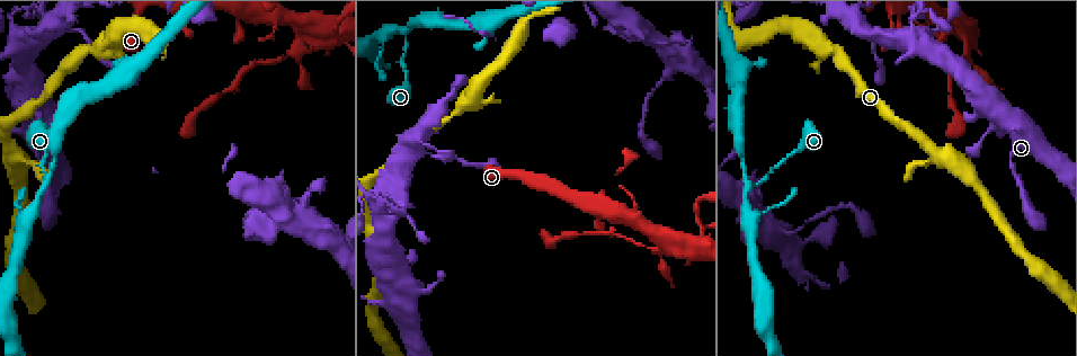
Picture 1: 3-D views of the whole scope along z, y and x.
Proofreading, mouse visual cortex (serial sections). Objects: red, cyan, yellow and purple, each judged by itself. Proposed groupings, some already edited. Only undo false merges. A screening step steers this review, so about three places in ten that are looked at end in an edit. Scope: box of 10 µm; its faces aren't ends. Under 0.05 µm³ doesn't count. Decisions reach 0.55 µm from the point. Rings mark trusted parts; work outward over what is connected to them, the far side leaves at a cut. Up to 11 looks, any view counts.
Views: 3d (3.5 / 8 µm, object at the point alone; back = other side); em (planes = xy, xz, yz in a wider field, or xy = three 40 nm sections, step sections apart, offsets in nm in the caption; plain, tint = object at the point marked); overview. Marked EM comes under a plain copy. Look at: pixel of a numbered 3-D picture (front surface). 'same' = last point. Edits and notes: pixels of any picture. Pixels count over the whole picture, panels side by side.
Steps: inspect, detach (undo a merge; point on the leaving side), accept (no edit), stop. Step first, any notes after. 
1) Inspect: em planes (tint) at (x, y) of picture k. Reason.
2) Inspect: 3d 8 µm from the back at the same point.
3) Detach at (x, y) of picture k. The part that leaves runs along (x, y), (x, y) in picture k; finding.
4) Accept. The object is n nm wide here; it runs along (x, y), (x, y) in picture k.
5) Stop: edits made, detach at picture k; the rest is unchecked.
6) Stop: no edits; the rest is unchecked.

Inspect: 3d 3.5 µm at (27, 160) of picture 1. A narrow waist.

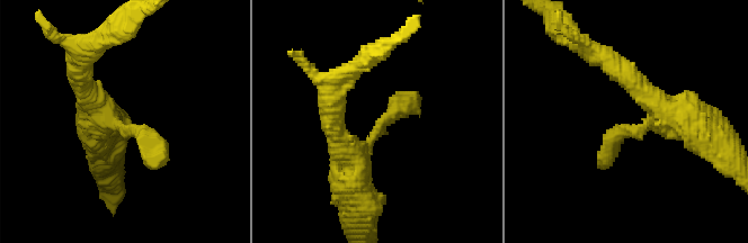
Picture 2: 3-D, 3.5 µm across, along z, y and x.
Inspect: em xy step 3 (tint) at (639, 124) of picture 2.

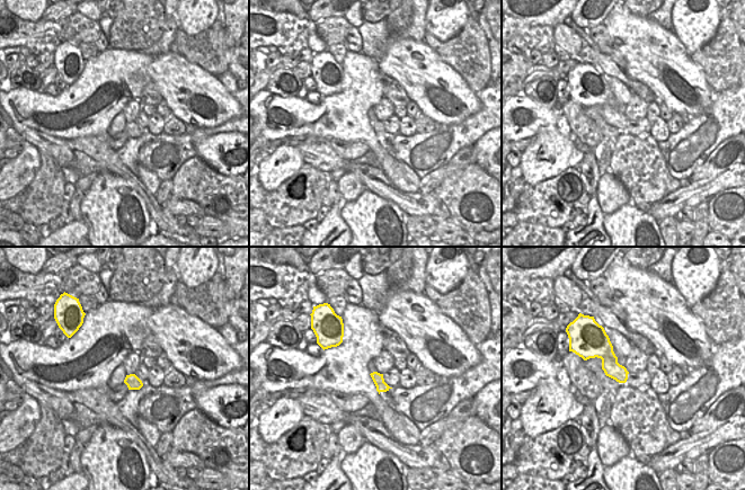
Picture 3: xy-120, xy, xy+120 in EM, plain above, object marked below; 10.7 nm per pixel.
Accept. It runs along (82, 84), (159, 168) in picture 2; all the same cell.

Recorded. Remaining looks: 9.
Inspect: 3d 3.5 µm at (418, 154) of picture 1. Thin arm on a thick one.

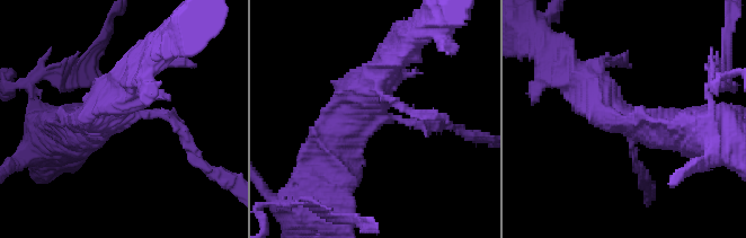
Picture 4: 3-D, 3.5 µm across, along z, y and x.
Inspect: em xy step 1 (tint) at (625, 115) of picture 4. Need the tissue.

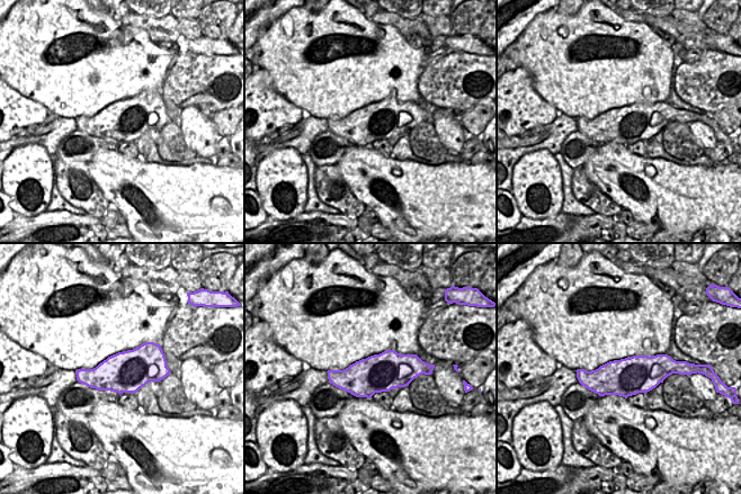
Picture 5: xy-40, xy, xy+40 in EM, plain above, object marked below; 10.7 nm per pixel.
Inspect: em planes (tint) at the same point.

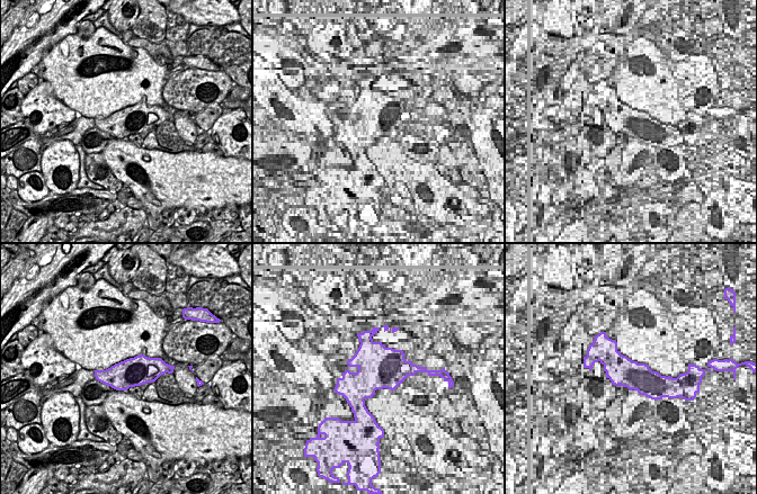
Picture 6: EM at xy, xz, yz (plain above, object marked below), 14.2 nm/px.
Accept. Continuous, no second cell.

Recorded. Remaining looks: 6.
Inspect: 3d 3.5 µm at (936, 30) of picture 1. Narrows sharply.

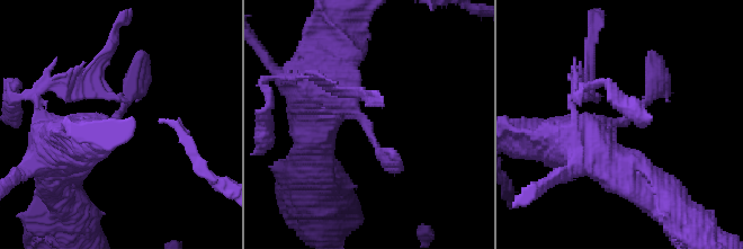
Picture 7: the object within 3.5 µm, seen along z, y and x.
Inspect: em xy step 2 (tint) at (620, 121) of picture 7.

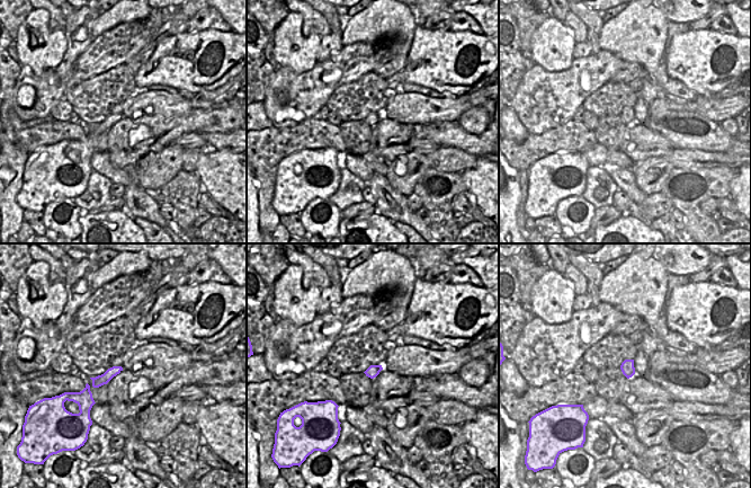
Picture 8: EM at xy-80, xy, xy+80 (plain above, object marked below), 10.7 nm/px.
Accept. It runs along (118, 369), (92, 384), (85, 401) in picture 8; continuous, no second cell.

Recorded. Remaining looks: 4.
Inspect: 3d 3.5 µm at (654, 250) of picture 1. Sudden change in width.

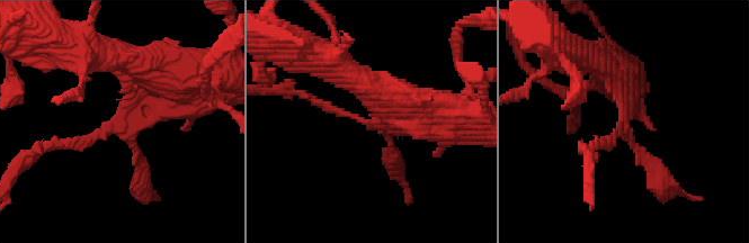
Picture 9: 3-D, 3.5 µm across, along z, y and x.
Inspect: em planes (tint) at (370, 122) of picture 9.

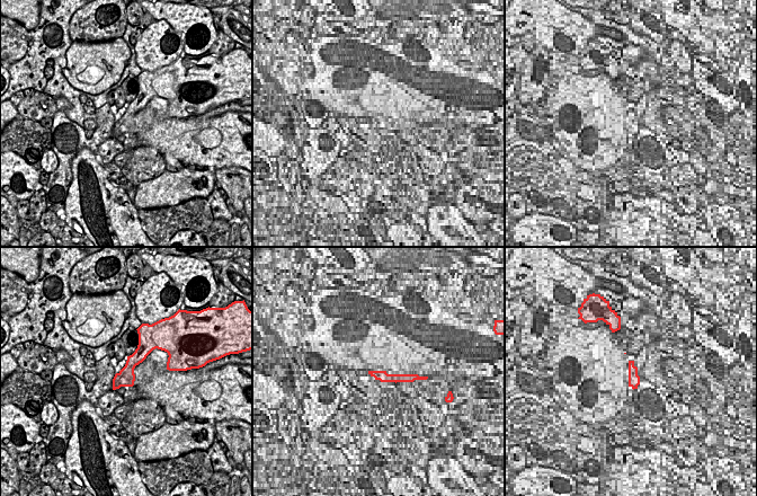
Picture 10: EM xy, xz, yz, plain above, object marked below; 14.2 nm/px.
Accept. The object is 260 nm wide here; it runs along (144, 66), (154, 83), (127, 115), (58, 145) in picture 9; continuous, no second cell.

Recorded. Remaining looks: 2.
Stop: no edits; the rest is unchecked.

